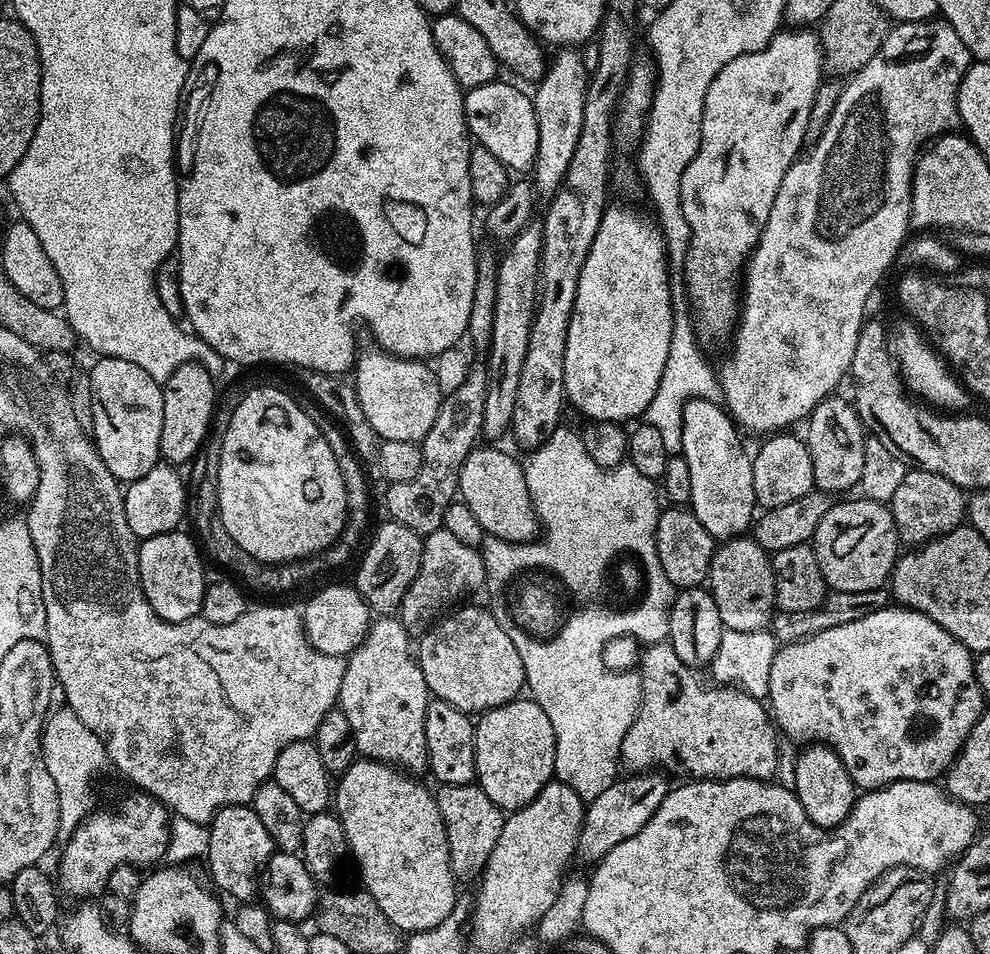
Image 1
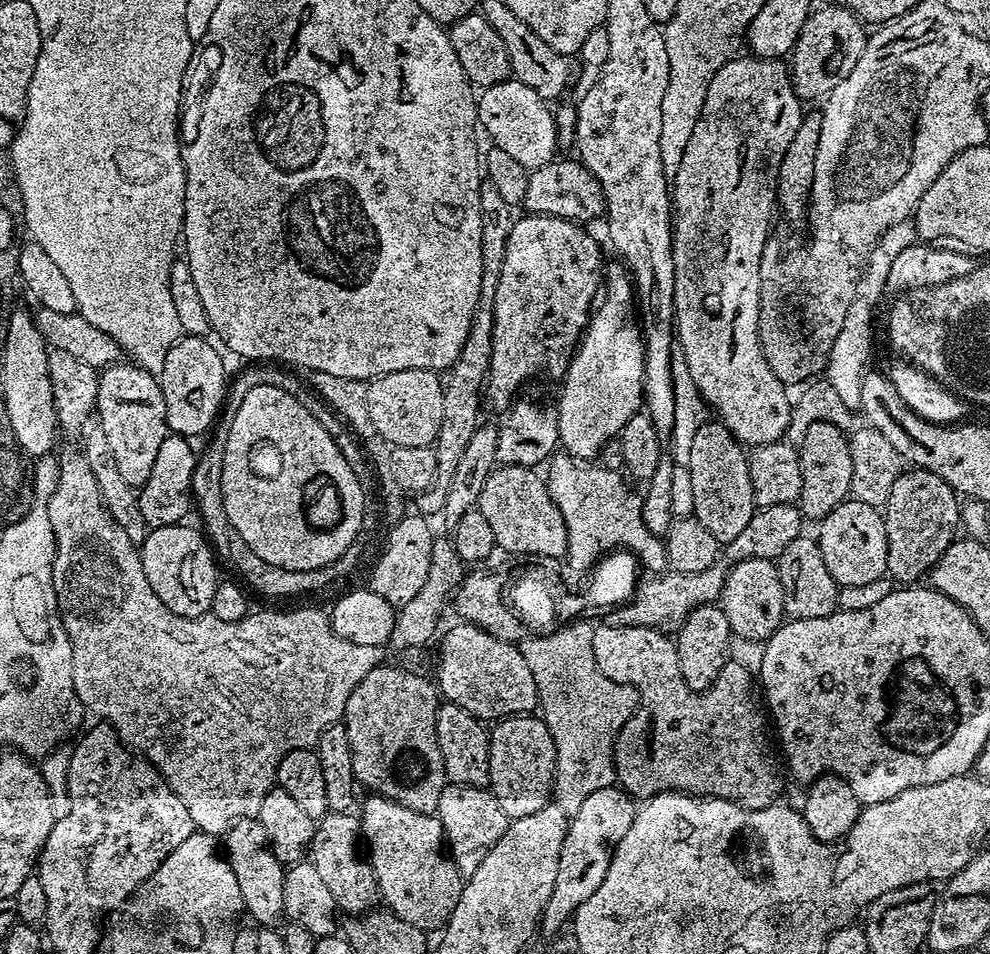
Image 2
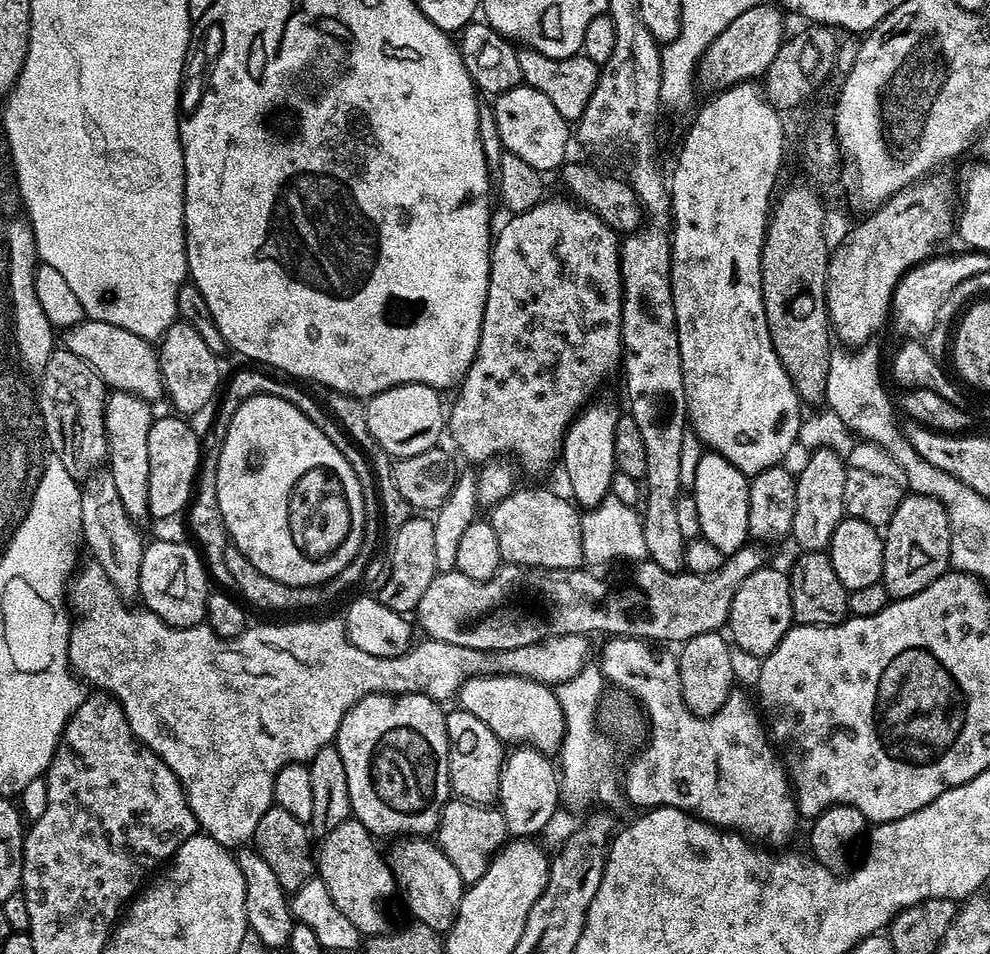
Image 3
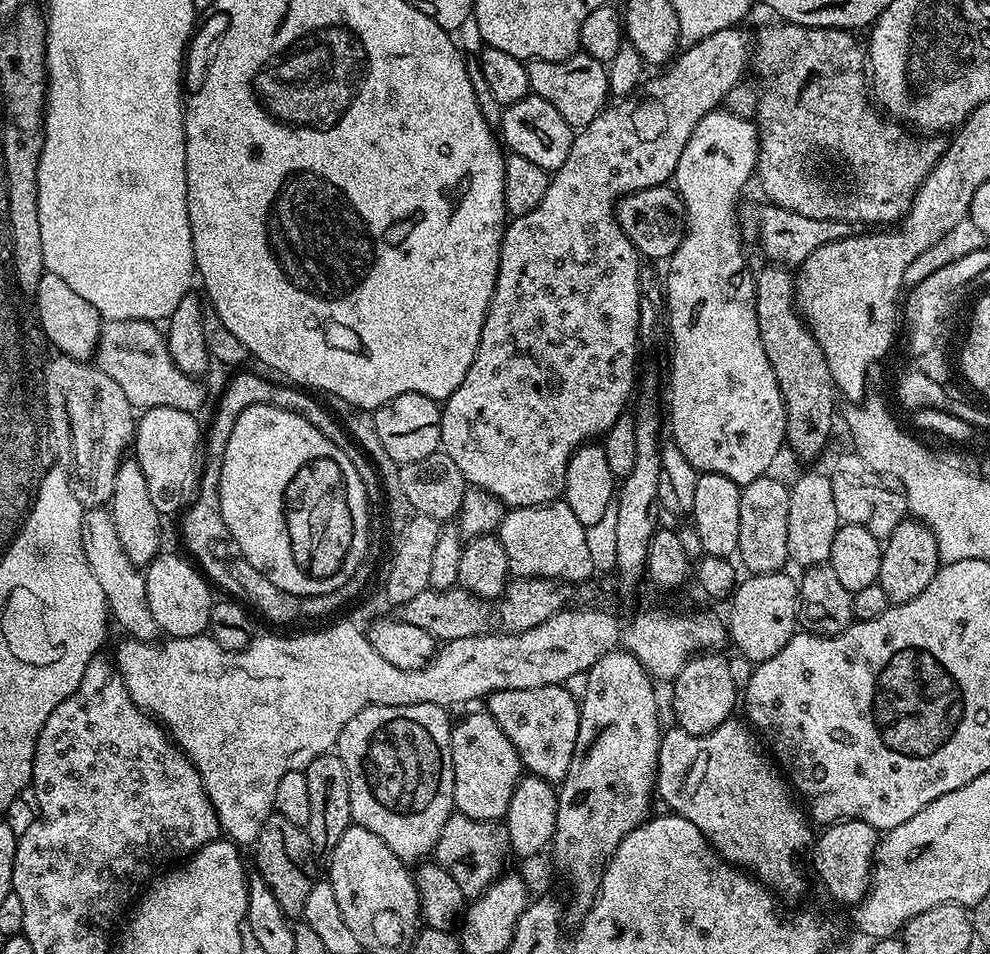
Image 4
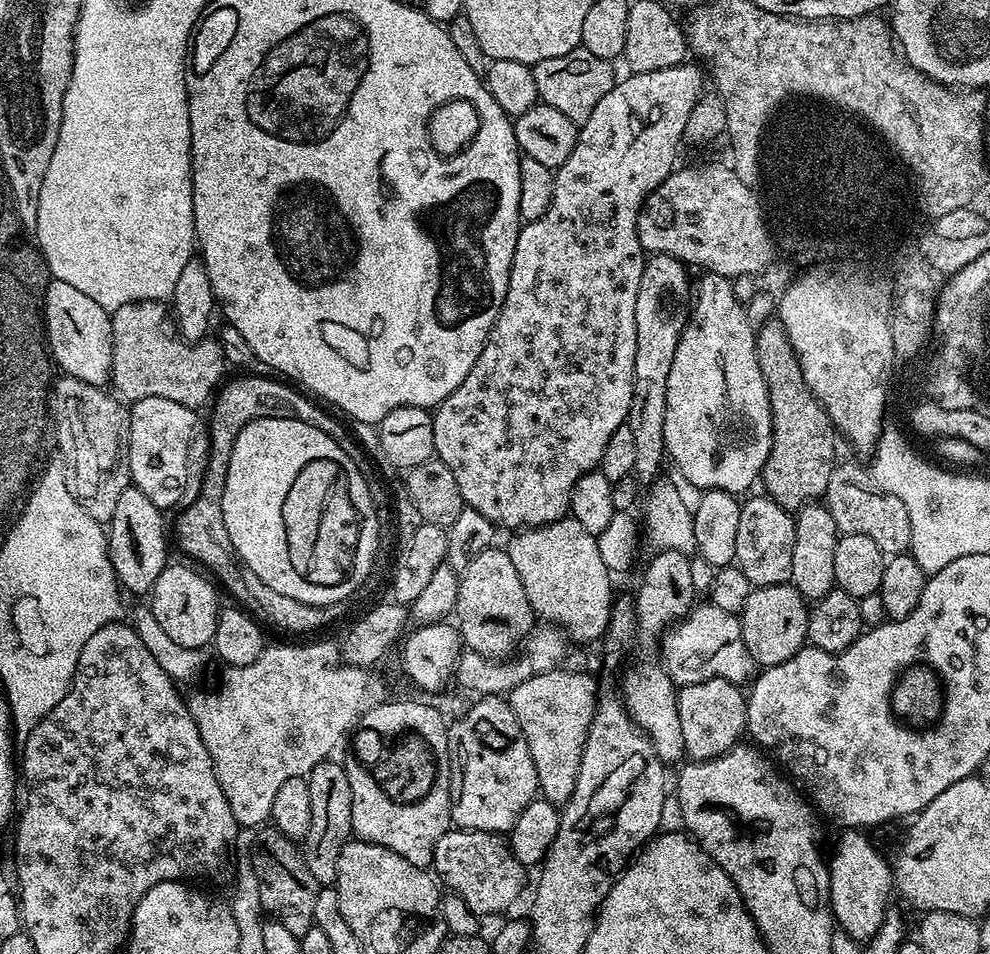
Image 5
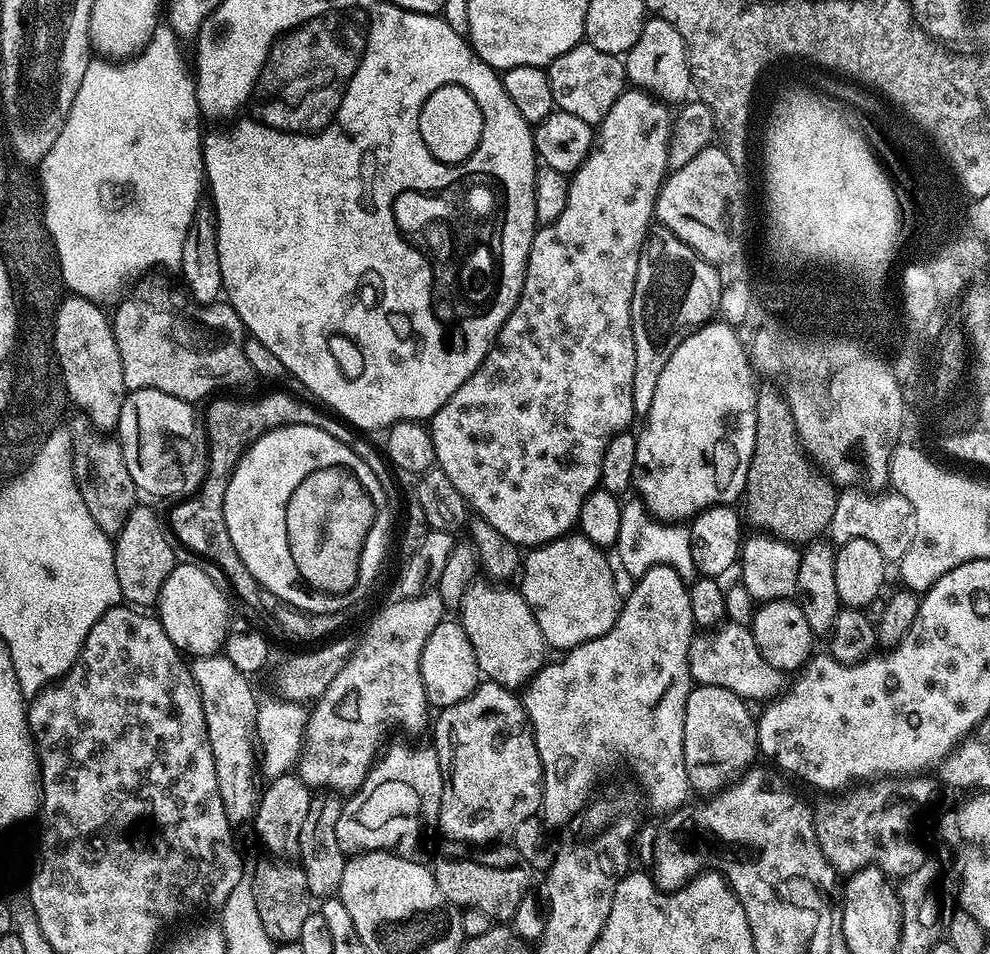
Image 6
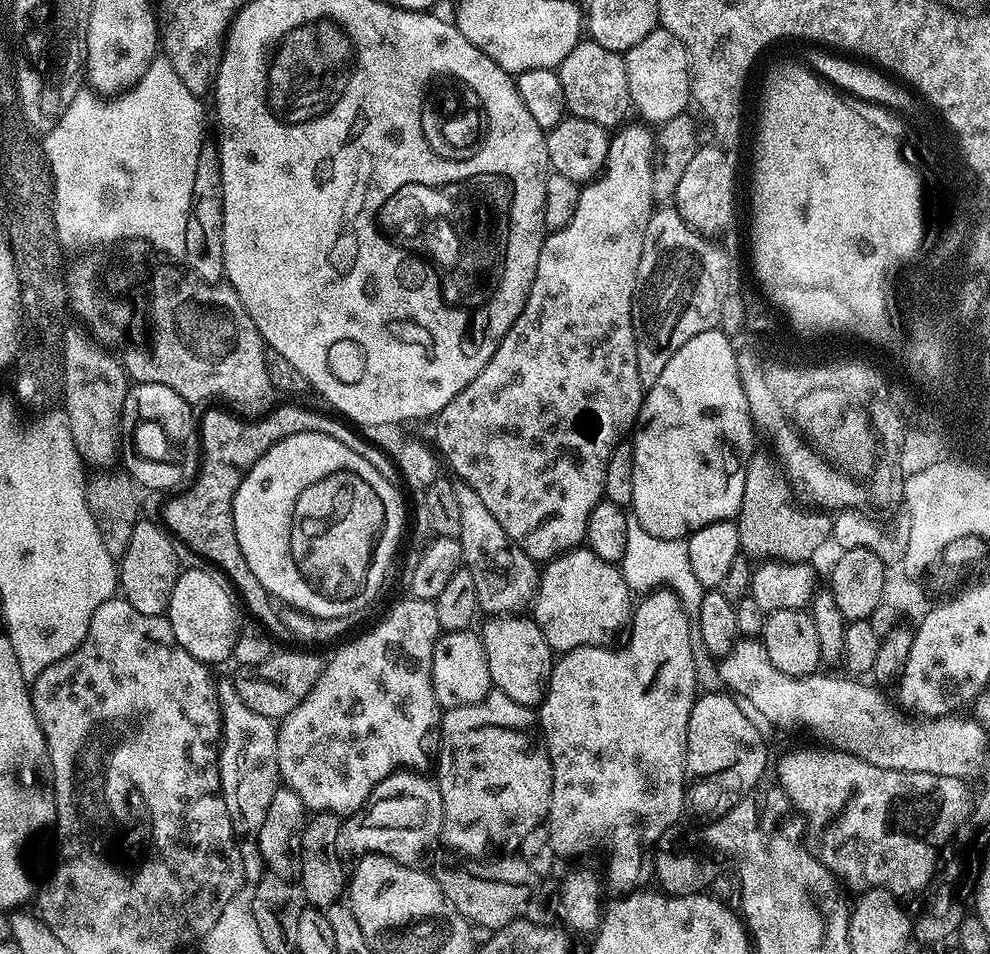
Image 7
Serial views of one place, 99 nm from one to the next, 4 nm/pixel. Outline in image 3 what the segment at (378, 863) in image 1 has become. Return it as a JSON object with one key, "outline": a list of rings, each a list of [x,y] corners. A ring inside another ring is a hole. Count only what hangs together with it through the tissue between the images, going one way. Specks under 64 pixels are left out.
{"outline":[[[410,836],[395,841],[392,849],[387,849],[386,859],[392,877],[396,879],[399,895],[404,895],[404,904],[413,912],[415,919],[421,924],[430,926],[435,932],[447,933],[456,920],[456,911],[464,897],[465,882],[454,870],[454,862],[446,858],[446,854],[435,839],[422,836]]]}

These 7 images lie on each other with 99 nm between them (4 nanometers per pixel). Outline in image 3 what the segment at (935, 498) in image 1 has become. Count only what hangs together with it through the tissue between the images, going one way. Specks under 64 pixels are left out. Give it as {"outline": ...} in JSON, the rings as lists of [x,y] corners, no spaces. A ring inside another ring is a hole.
{"outline":[[[910,492],[883,531],[883,574],[881,583],[890,598],[901,600],[918,594],[949,569],[949,516],[937,499]]]}

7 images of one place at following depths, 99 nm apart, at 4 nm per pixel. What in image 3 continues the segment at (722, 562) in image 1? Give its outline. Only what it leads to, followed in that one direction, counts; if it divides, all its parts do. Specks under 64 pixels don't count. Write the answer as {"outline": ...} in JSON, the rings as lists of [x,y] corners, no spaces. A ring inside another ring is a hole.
{"outline":[[[765,566],[754,570],[754,574],[750,574],[750,578],[746,578],[742,586],[738,586],[738,594],[734,594],[726,628],[727,631],[732,631],[730,640],[735,647],[763,658],[769,656],[778,642],[782,642],[793,624],[789,573]]]}

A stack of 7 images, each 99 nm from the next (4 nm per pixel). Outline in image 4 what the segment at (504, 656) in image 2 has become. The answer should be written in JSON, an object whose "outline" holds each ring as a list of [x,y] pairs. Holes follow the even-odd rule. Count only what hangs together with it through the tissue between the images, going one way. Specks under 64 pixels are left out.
{"outline":[[[564,684],[538,686],[526,690],[498,690],[486,700],[486,711],[502,726],[502,734],[510,738],[514,750],[520,756],[520,763],[533,776],[540,776],[549,784],[559,785],[570,770],[570,758],[574,754],[574,746],[578,738],[578,722],[580,721],[580,705],[577,697]]]}

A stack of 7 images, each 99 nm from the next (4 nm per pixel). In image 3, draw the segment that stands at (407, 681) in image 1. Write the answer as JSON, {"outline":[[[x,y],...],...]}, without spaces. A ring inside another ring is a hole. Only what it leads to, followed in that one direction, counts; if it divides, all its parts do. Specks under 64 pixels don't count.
{"outline":[[[379,692],[373,696],[362,698],[353,706],[342,718],[342,722],[336,731],[334,746],[338,754],[342,754],[342,766],[346,769],[346,790],[350,790],[350,806],[352,816],[366,826],[366,830],[372,833],[373,837],[392,836],[391,838],[407,838],[410,836],[427,837],[435,833],[440,825],[440,815],[445,804],[450,799],[450,785],[448,783],[448,735],[446,734],[446,722],[444,721],[446,712],[437,701],[428,696],[423,696],[417,692],[407,692],[401,696]]]}

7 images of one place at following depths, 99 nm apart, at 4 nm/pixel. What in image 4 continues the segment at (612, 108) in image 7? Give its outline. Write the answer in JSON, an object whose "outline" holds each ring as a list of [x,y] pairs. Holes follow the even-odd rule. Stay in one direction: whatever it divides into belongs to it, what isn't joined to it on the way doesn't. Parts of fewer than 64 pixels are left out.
{"outline":[[[583,51],[568,56],[565,60],[530,60],[527,61],[530,89],[541,96],[574,130],[584,128],[598,114],[603,112],[610,100],[608,91],[608,69],[602,61],[595,60]]]}

